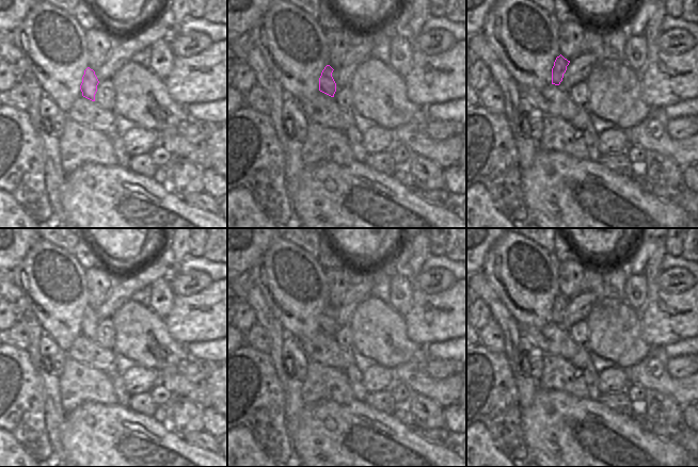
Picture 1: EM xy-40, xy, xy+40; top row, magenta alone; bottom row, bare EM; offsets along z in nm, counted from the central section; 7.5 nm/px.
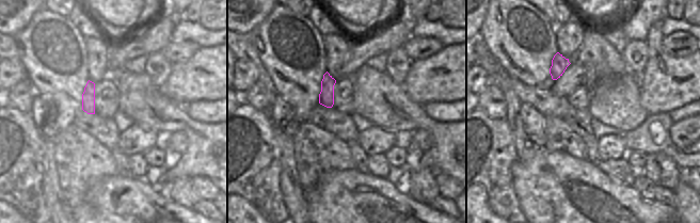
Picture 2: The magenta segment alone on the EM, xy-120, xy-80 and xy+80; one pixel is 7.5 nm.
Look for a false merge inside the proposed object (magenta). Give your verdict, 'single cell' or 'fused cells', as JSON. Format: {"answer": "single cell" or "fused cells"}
{"answer": "single cell"}

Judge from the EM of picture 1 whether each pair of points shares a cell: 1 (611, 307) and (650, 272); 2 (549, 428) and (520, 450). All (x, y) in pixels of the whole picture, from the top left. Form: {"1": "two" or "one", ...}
{"1": "two", "2": "two"}

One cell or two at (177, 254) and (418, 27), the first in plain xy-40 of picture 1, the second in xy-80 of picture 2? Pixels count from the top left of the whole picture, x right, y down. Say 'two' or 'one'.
two

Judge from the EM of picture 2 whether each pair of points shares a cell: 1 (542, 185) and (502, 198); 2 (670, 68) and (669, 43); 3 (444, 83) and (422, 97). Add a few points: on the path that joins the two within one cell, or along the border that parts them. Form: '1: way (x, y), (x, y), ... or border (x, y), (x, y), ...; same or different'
1: border (510, 170), (514, 195), (522, 211); different
2: border (663, 36), (661, 46), (670, 56), (688, 56); different
3: way (439, 83), (435, 83), (427, 92); same

